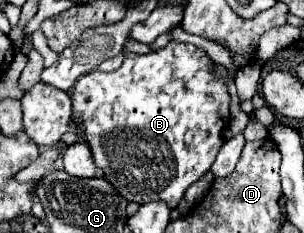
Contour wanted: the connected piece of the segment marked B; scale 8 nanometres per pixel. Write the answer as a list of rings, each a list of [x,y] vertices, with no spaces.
[[[171,40],[159,52],[151,52],[151,54],[143,54],[143,56],[141,54],[125,54],[123,66],[119,70],[111,72],[111,74],[103,74],[99,70],[93,70],[93,72],[81,76],[71,90],[71,98],[73,98],[73,120],[79,126],[79,130],[83,132],[81,136],[91,146],[93,156],[95,156],[95,164],[99,164],[99,168],[105,172],[105,178],[117,188],[117,192],[121,196],[125,196],[129,202],[137,202],[137,204],[163,200],[165,204],[169,204],[169,208],[177,208],[185,190],[211,170],[213,160],[215,160],[219,148],[225,142],[223,140],[223,130],[229,126],[229,102],[231,102],[231,98],[229,98],[229,88],[227,88],[225,78],[217,76],[217,72],[213,68],[213,60],[207,56],[207,52],[203,48],[199,48],[195,44],[175,42],[175,40]]]

